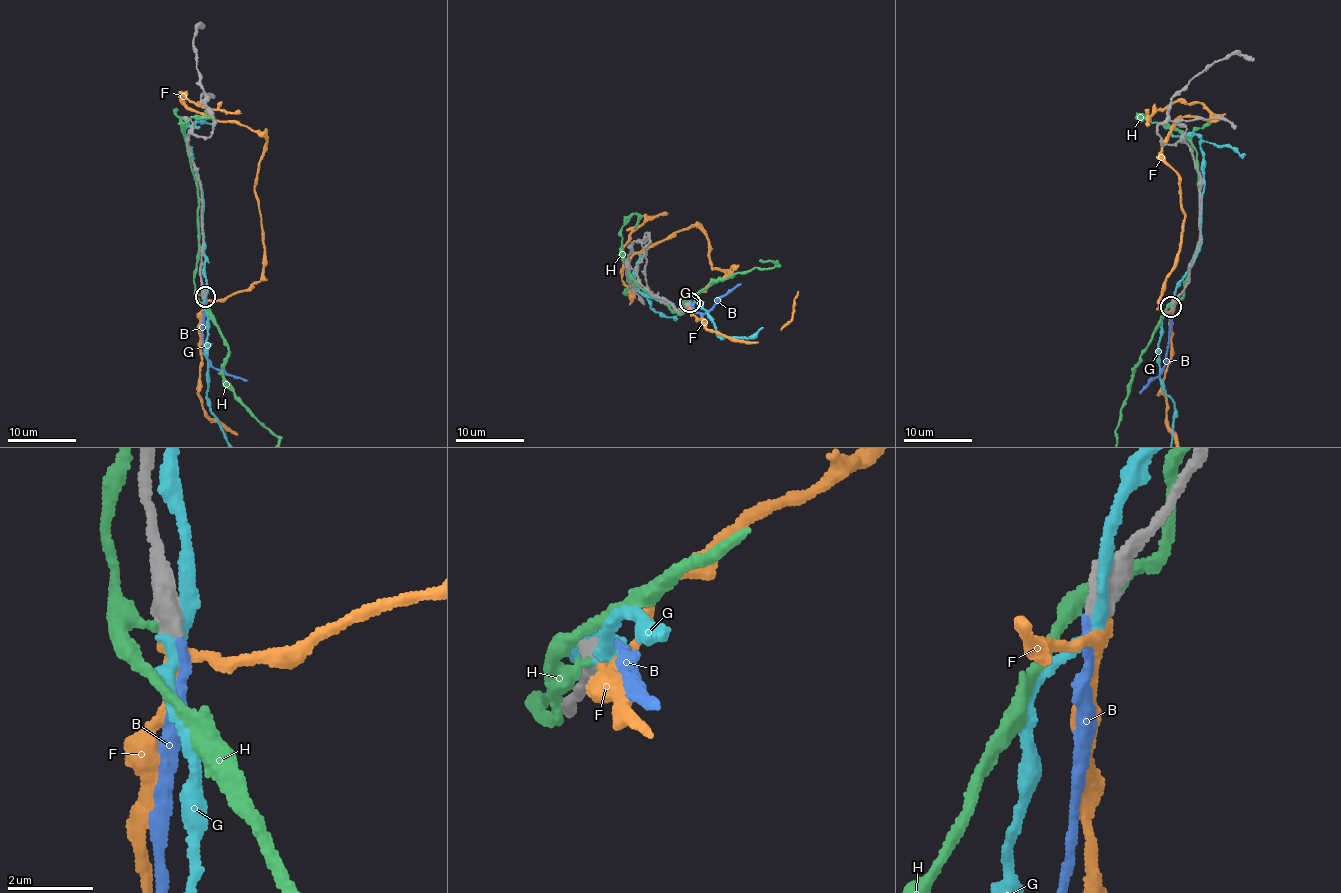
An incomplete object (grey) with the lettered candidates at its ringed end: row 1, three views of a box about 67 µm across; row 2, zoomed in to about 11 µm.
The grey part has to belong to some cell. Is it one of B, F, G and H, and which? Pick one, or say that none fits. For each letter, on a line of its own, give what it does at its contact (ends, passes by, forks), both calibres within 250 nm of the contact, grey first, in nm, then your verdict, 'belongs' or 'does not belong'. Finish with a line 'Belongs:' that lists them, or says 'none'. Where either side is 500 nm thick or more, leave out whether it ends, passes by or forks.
B: 500/190 nm | belongs
F: 500/280 nm | does not belong
G: 650/320 nm | does not belong
H: 600/280 nm | does not belong
Belongs: B

